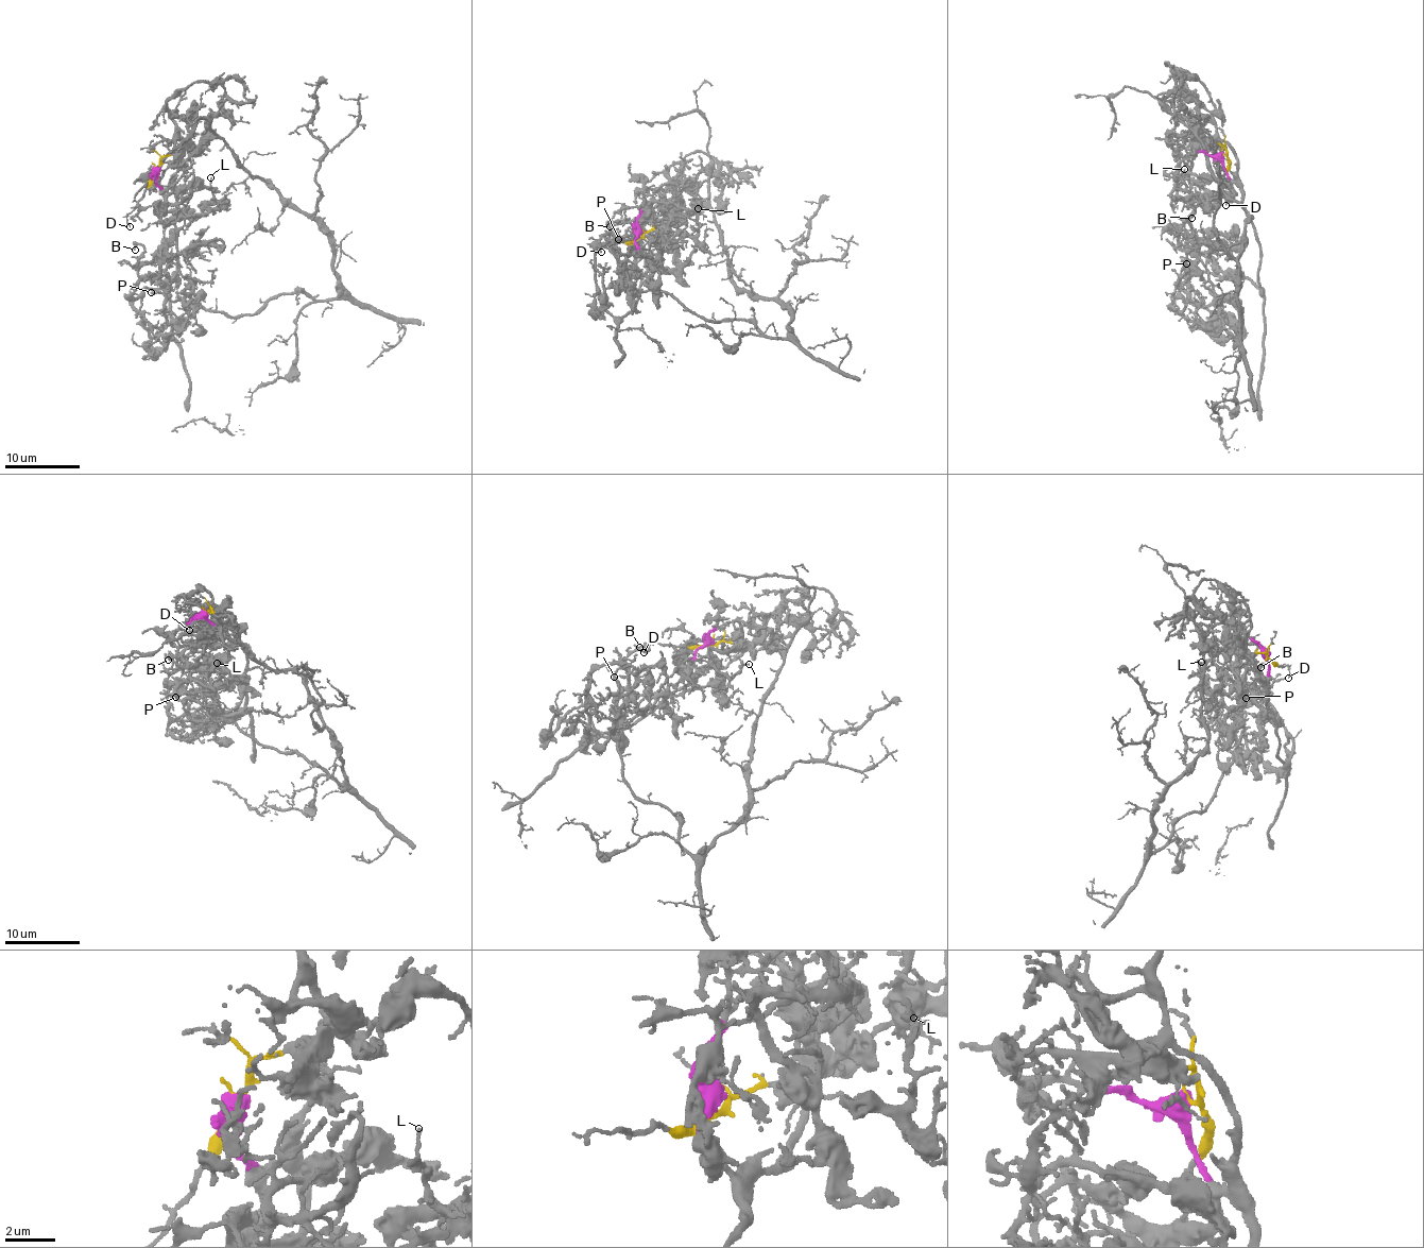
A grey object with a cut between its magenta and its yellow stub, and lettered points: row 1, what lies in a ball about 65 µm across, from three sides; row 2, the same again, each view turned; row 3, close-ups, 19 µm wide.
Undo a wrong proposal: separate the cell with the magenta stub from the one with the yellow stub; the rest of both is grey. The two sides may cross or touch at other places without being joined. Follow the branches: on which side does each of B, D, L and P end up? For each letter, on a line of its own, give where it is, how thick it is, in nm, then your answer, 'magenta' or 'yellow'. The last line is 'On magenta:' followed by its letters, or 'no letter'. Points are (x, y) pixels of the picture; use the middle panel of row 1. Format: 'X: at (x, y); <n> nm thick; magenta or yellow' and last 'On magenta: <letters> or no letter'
B: at (610, 226); 200 nm thick; magenta
D: at (601, 252); 140 nm thick; yellow
L: at (698, 208); 120 nm thick; magenta
P: at (618, 239); 190 nm thick; magenta
On magenta: B, L, P

